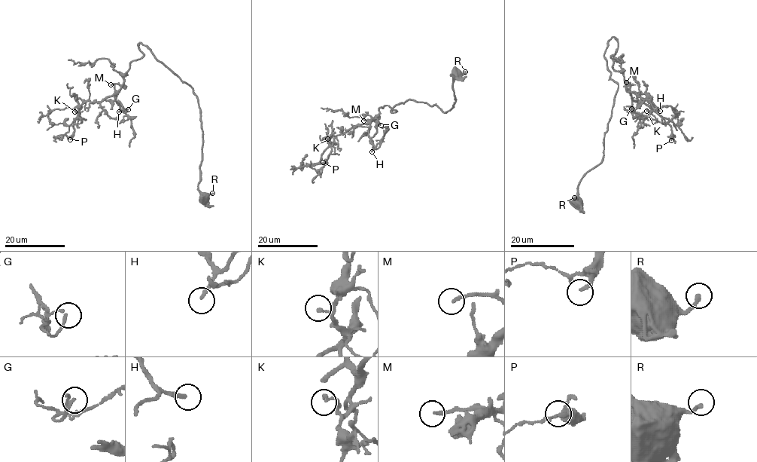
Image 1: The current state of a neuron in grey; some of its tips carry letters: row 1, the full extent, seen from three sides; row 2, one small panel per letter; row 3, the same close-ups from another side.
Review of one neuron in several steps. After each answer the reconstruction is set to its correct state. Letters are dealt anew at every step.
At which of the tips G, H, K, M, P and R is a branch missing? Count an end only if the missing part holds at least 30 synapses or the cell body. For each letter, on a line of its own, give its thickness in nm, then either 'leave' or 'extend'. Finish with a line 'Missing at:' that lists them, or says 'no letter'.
G: 140 nm thick; leave
H: 200 nm thick; extend
K: 170 nm thick; leave
M: 170 nm thick; extend
P: 200 nm thick; leave
R: 240 nm thick; leave
Missing at: H, M

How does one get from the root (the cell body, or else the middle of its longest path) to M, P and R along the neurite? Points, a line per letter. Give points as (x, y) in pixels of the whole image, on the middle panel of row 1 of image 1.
M: (404, 102), (393, 108), (392, 112), (395, 113), (396, 111), (385, 105), (378, 109), (377, 118), (363, 120)
P: (404, 102), (393, 108), (395, 113), (387, 105), (380, 108), (375, 120), (338, 134), (326, 163), (323, 162)
R: (404, 102), (409, 99), (425, 102), (436, 105), (445, 113), (455, 102), (451, 74), (465, 71)

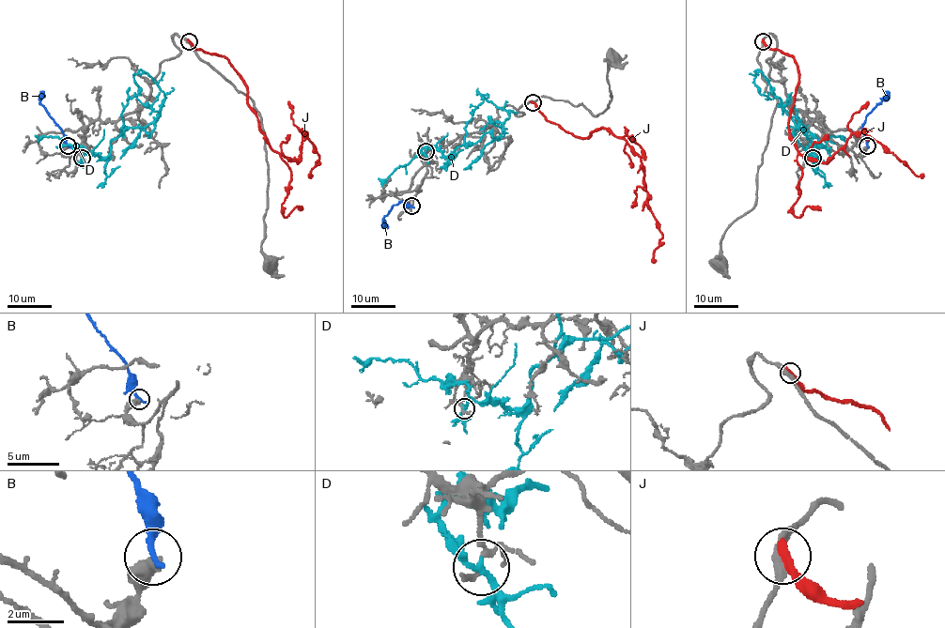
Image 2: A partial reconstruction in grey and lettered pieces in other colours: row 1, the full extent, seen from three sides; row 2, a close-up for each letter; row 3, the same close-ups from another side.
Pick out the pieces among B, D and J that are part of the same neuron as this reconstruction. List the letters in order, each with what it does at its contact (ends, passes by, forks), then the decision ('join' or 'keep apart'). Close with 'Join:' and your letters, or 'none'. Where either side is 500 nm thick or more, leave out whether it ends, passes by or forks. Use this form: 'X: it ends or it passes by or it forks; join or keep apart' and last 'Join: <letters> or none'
B: keep apart
D: it passes by; keep apart
J: it ends; keep apart
Join: none

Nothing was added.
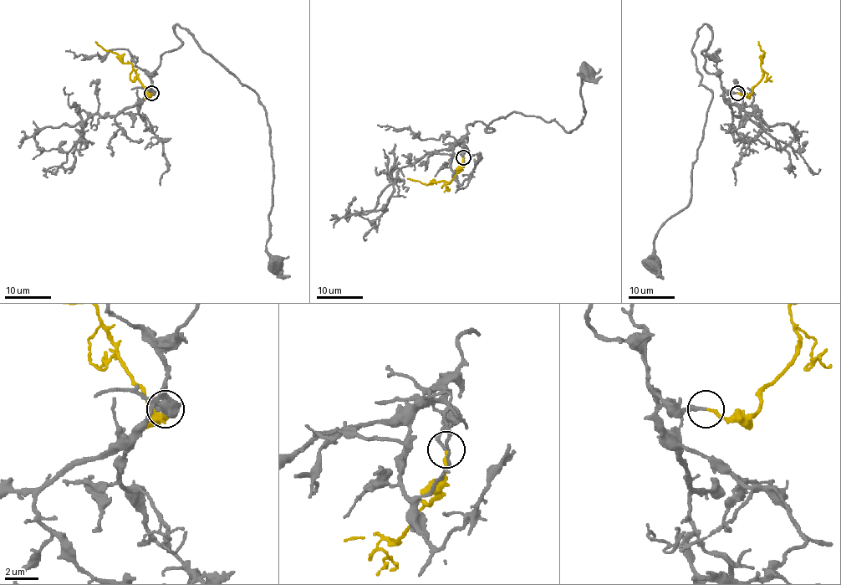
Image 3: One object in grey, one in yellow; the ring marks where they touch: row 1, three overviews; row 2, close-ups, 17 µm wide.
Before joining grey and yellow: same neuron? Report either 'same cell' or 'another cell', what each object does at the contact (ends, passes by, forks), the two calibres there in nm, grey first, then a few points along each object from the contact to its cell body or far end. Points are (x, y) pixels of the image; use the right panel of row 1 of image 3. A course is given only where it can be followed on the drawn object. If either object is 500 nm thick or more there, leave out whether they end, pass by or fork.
same cell; grey ends there; yellow ends there; 190 nm thick on the grey side, 190 nm on the other; grey runs (736, 93), (705, 69), (712, 34), (705, 24), (691, 52), (711, 102), (690, 202), (654, 236), (656, 277); yellow runs (736, 93), (750, 94), (762, 76), (761, 63), (765, 53), (757, 42)

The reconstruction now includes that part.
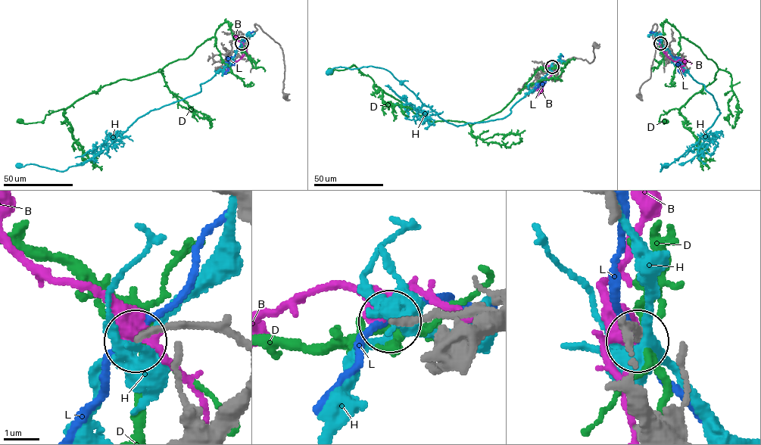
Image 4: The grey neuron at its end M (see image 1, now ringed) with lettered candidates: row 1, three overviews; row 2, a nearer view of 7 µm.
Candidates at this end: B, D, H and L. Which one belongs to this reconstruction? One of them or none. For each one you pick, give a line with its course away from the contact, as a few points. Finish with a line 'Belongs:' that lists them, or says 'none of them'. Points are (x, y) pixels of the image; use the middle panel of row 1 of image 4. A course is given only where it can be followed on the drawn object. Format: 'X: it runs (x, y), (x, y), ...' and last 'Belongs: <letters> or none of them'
Belongs: none of them

